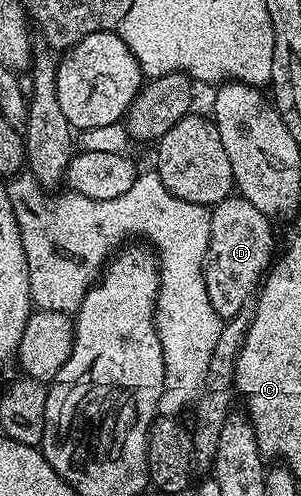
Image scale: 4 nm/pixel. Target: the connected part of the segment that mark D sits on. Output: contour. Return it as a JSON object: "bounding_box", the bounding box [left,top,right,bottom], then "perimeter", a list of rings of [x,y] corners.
{"bounding_box":[204,196,275,320],"perimeter":[[[229,196],[217,202],[210,213],[212,215],[211,236],[208,238],[208,250],[204,263],[204,283],[211,306],[222,320],[227,320],[243,311],[242,304],[252,292],[255,293],[259,282],[273,263],[275,252],[271,219],[260,209],[254,208],[254,204],[250,204],[243,196]]]}

